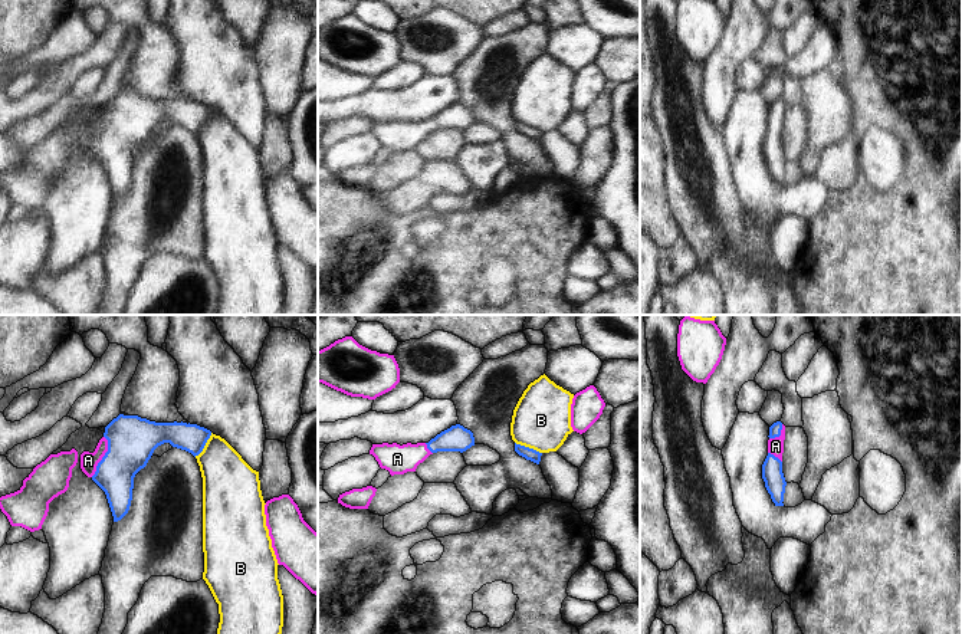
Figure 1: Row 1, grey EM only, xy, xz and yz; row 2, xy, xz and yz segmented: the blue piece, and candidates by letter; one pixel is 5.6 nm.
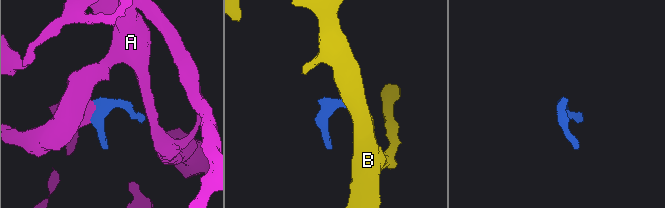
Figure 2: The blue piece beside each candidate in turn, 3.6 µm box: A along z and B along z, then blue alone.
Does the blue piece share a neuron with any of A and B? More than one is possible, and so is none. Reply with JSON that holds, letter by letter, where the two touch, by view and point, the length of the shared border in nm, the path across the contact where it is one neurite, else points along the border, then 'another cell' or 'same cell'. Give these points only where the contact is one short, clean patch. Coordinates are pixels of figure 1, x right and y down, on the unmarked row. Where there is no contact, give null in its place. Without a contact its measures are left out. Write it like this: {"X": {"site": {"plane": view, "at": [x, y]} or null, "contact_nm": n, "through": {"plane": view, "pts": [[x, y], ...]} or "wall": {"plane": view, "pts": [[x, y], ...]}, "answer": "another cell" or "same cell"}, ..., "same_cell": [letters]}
{"A": {"site": {"plane": "xy", "at": [104, 134]}, "contact_nm": 240, "through": {"plane": "xy", "pts": [[131, 118], [115, 134], [104, 134], [88, 138]]}, "answer": "same cell"}, "B": {"site": {"plane": "xz", "at": [528, 125]}, "contact_nm": 170, "wall": {"plane": "xz", "pts": [[515, 120], [541, 131]]}, "answer": "another cell"}, "same_cell": ["A"]}

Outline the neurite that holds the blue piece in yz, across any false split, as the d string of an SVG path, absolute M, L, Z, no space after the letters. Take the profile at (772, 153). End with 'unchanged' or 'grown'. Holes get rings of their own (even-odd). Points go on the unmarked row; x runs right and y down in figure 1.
M781 99L769 105L768 134L762 142L762 157L775 184L784 184L785 155L782 151L782 131L785 104Z; grown

